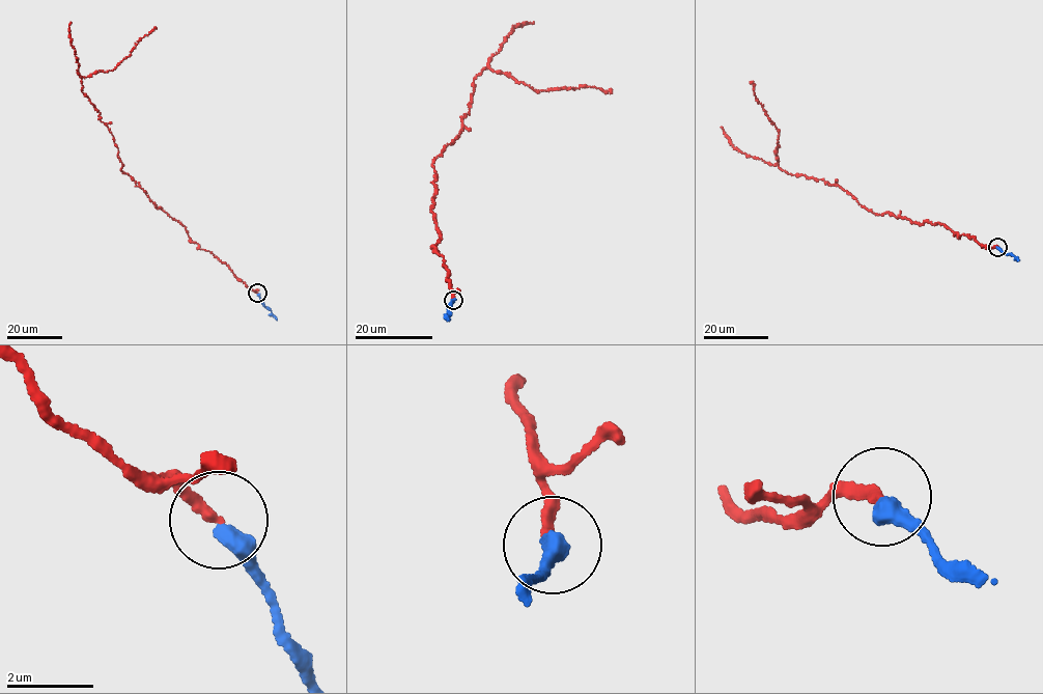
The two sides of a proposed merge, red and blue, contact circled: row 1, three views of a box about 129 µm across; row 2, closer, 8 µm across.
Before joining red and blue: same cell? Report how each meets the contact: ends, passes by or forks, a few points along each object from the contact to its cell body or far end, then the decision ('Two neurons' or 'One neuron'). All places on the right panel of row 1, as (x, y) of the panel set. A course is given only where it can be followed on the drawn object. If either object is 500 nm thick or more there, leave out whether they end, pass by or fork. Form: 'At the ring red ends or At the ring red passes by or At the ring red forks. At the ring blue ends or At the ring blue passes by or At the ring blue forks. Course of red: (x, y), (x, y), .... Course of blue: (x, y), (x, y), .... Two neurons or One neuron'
At the ring red ends. At the ring blue ends. Course of red: (997, 246), (988, 248), (943, 224), (877, 215), (838, 186), (783, 171), (774, 154), (779, 133), (751, 81). Course of blue: (997, 247), (1018, 261). One neuron

